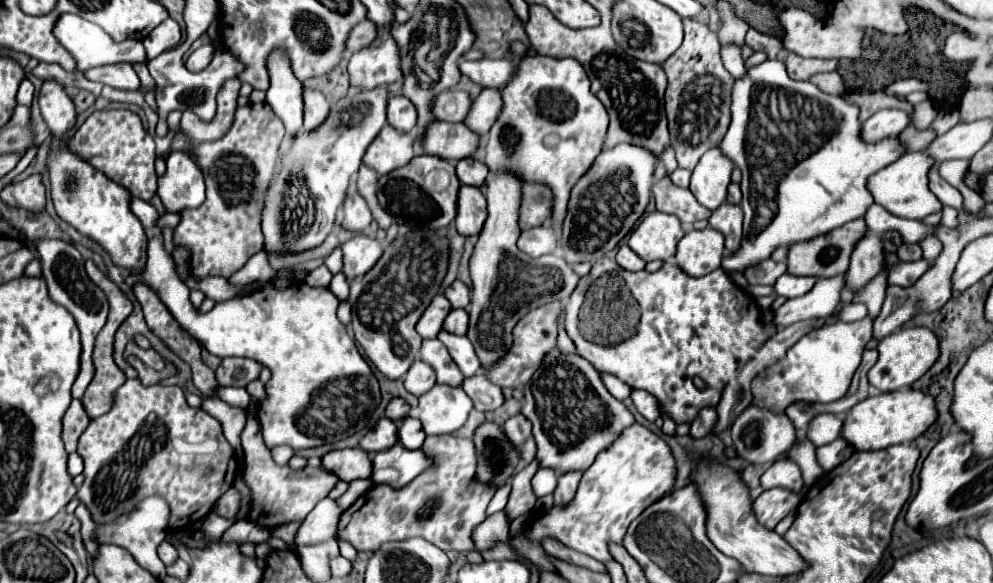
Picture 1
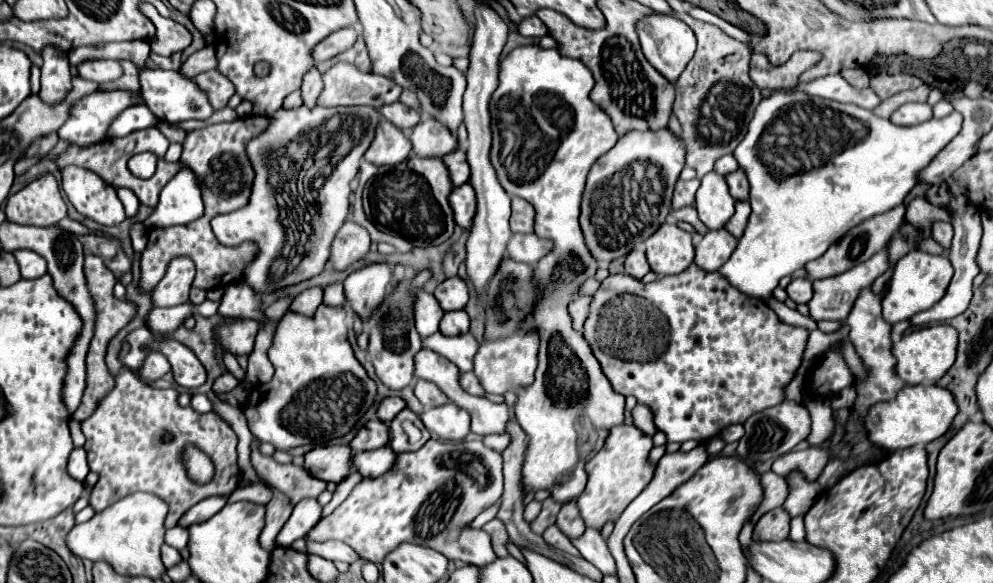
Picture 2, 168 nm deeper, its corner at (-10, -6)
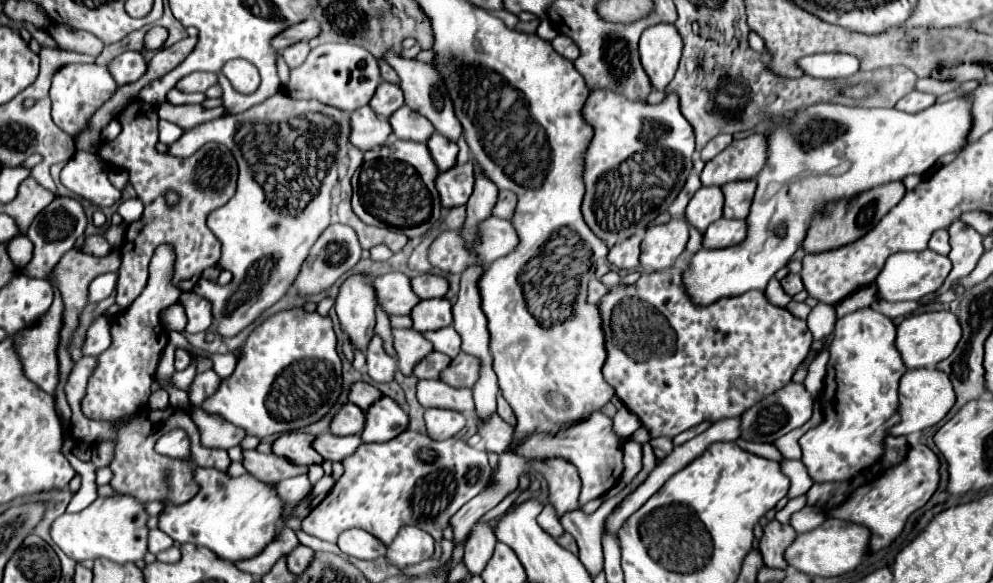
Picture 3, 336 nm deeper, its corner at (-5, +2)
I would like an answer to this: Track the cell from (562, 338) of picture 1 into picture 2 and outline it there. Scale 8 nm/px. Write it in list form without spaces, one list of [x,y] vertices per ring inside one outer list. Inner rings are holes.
[[[580,297],[576,301],[572,301],[572,305],[568,305],[568,313],[572,317],[572,325],[576,329],[582,329],[584,321],[586,321],[586,315],[588,315],[588,305],[590,305],[592,297]]]

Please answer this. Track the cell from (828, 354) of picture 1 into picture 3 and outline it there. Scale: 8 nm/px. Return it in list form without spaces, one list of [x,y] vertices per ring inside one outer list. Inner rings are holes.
[[[925,249],[919,253],[895,253],[887,259],[875,285],[877,285],[879,297],[885,301],[913,301],[913,299],[921,299],[929,293],[935,293],[943,285],[949,271],[951,271],[949,257],[939,255],[931,249]]]

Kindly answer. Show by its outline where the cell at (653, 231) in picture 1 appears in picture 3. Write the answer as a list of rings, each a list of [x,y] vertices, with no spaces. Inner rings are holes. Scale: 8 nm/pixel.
[[[669,219],[667,223],[647,229],[641,243],[641,265],[645,271],[661,271],[673,267],[675,259],[685,251],[689,239],[689,225],[683,219]]]

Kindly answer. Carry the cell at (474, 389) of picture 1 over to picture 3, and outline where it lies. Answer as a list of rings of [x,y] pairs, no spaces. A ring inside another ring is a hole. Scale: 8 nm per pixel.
[[[431,351],[423,361],[419,361],[413,369],[413,375],[417,379],[439,379],[439,373],[449,365],[449,357],[439,353],[439,351]]]

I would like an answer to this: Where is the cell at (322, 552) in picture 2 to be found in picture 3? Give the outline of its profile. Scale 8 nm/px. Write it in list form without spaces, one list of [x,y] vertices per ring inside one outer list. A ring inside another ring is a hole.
[[[349,529],[341,533],[337,547],[345,555],[355,559],[377,559],[377,557],[385,557],[387,553],[387,545],[379,543],[377,537],[371,537],[371,533],[363,529]]]

